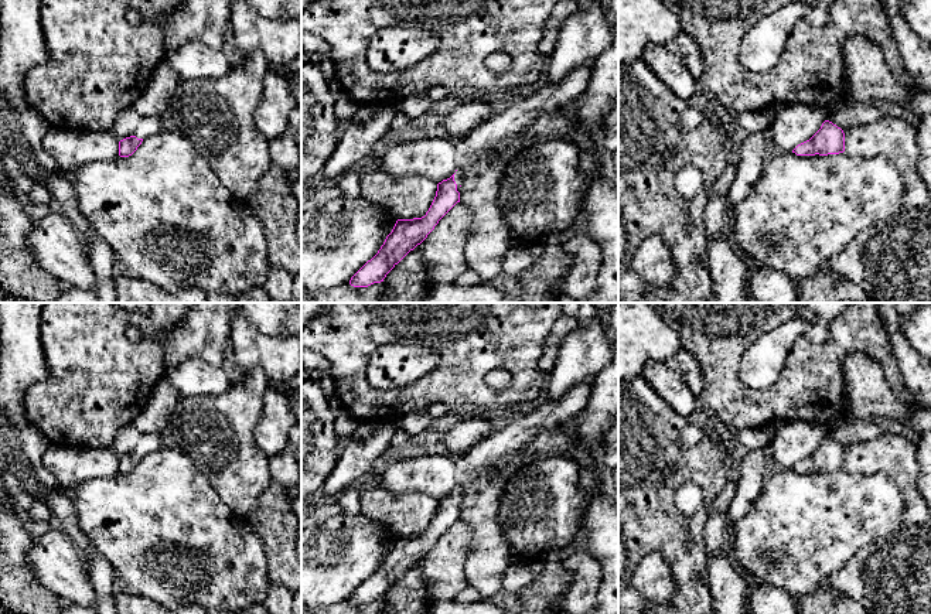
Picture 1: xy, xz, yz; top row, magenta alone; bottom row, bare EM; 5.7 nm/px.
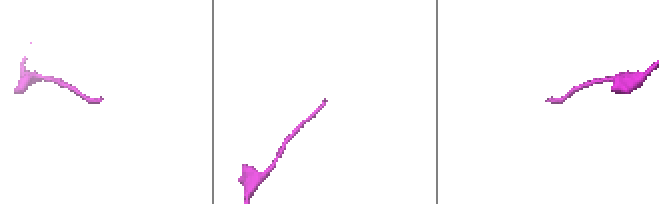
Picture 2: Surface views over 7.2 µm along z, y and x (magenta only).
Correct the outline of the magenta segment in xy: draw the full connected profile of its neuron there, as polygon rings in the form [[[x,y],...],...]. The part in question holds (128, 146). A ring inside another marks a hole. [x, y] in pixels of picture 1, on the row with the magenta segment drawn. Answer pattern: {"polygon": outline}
{"polygon": [[[140,117],[136,133],[119,141],[119,156],[132,156],[141,141],[153,134],[168,129],[163,117]]]}

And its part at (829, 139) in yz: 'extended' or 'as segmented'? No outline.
as segmented

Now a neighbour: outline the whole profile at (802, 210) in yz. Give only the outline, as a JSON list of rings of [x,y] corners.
[[[792,151],[775,153],[765,163],[750,192],[732,209],[726,202],[729,236],[753,270],[774,269],[801,282],[828,269],[829,260],[840,253],[862,231],[879,221],[887,221],[903,209],[904,180],[896,164],[884,154],[856,157],[846,151],[828,156],[797,156]]]

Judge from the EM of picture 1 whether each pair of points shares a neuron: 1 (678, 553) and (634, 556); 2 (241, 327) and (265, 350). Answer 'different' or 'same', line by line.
1: same
2: same

